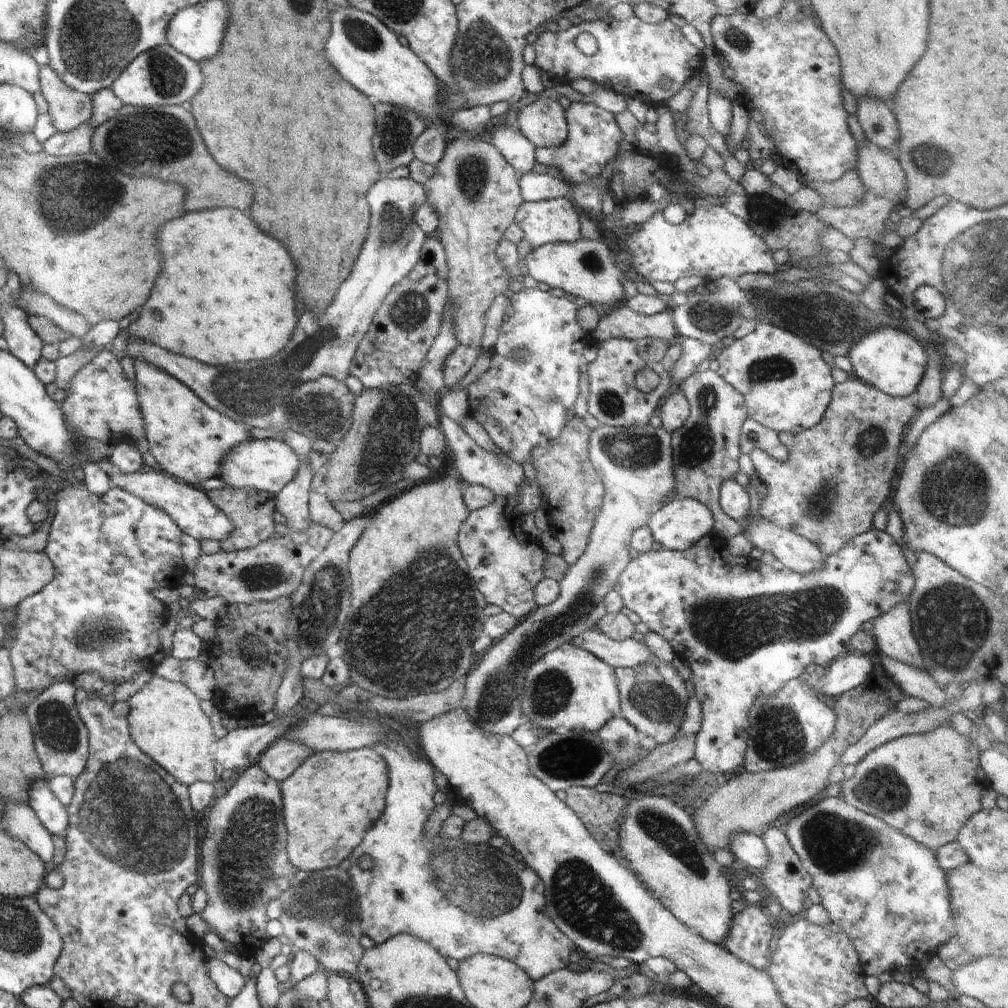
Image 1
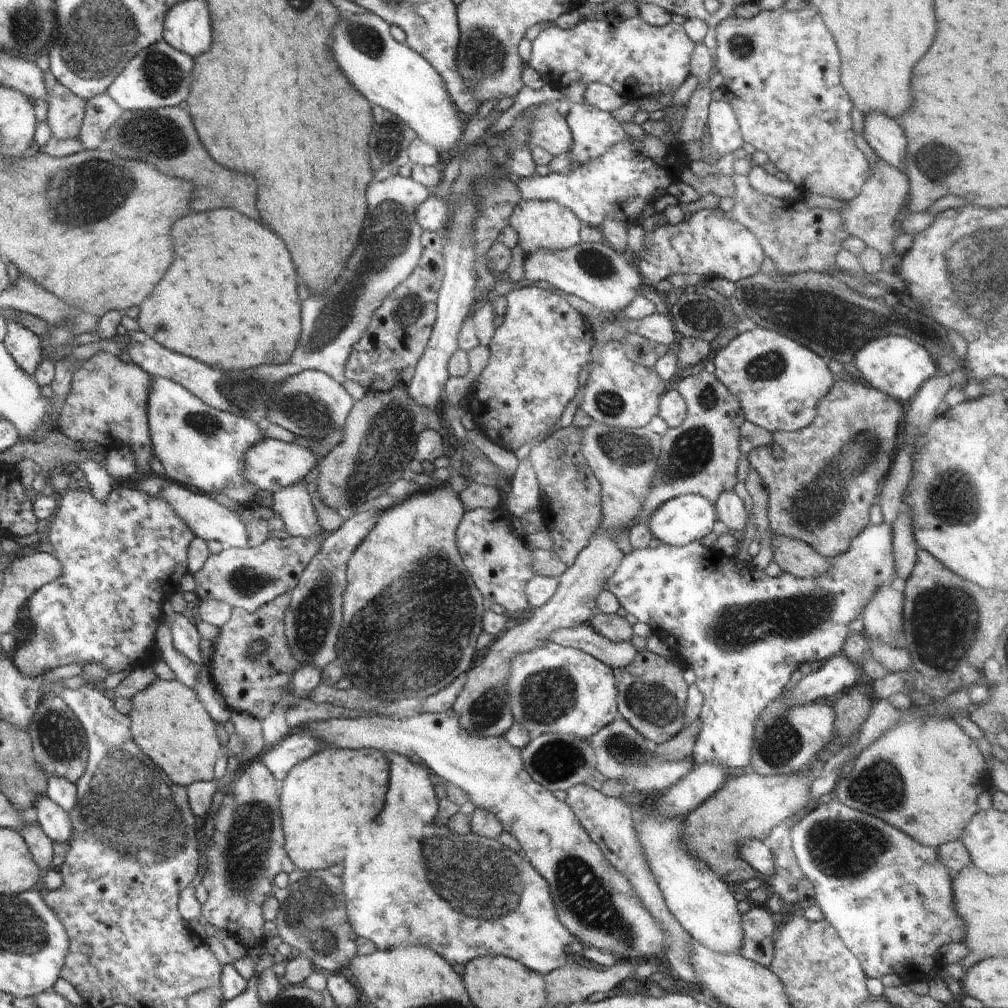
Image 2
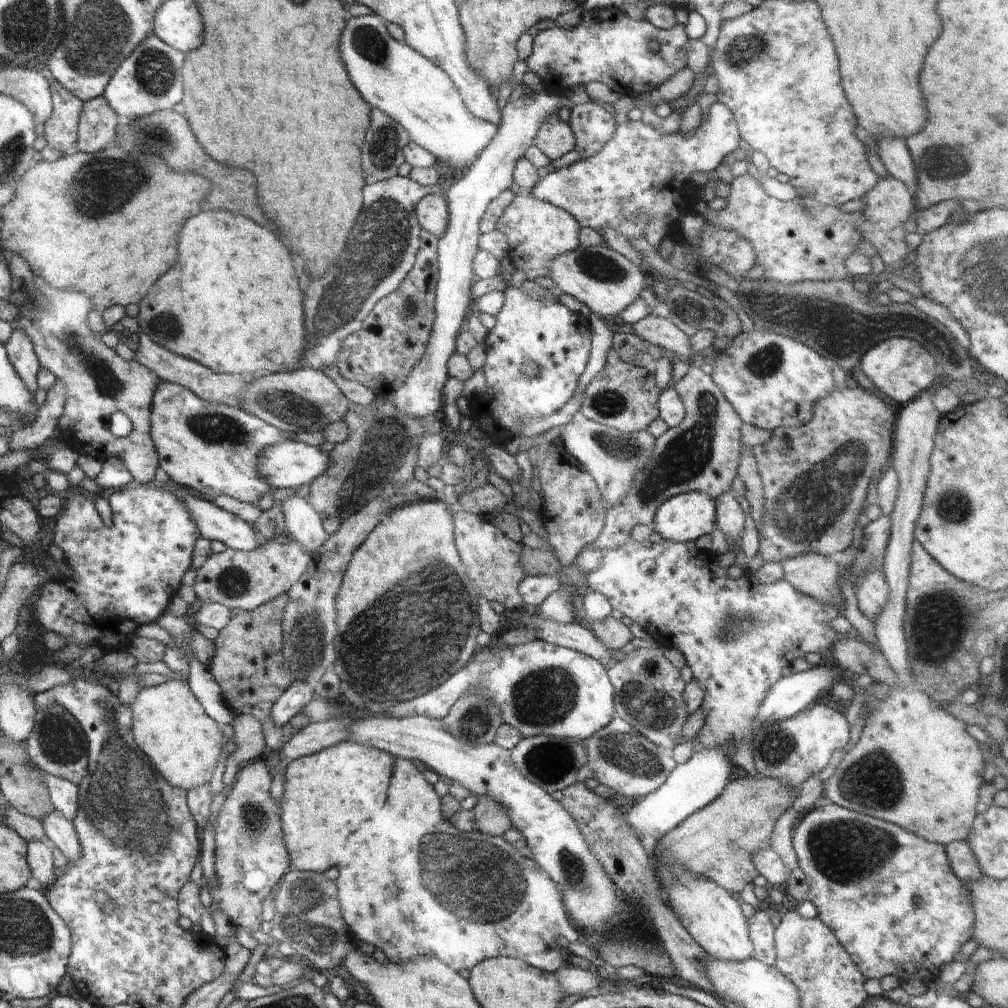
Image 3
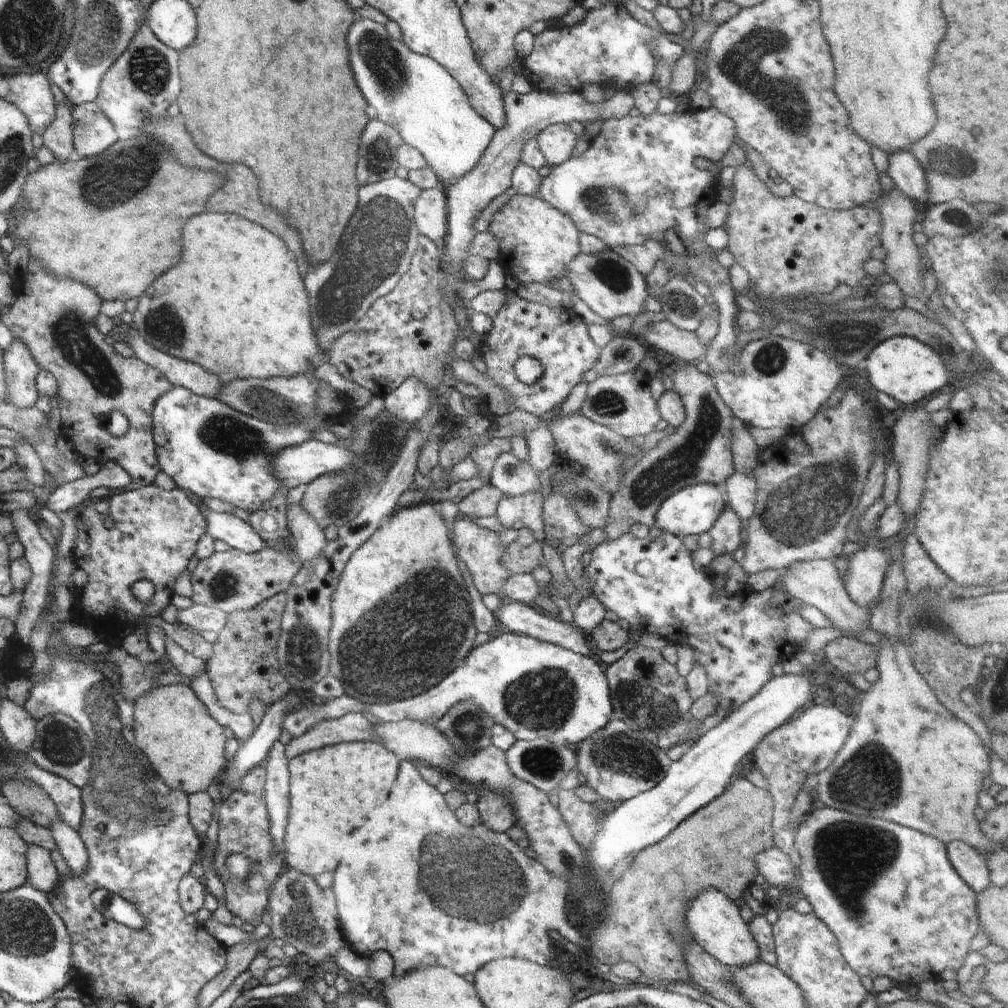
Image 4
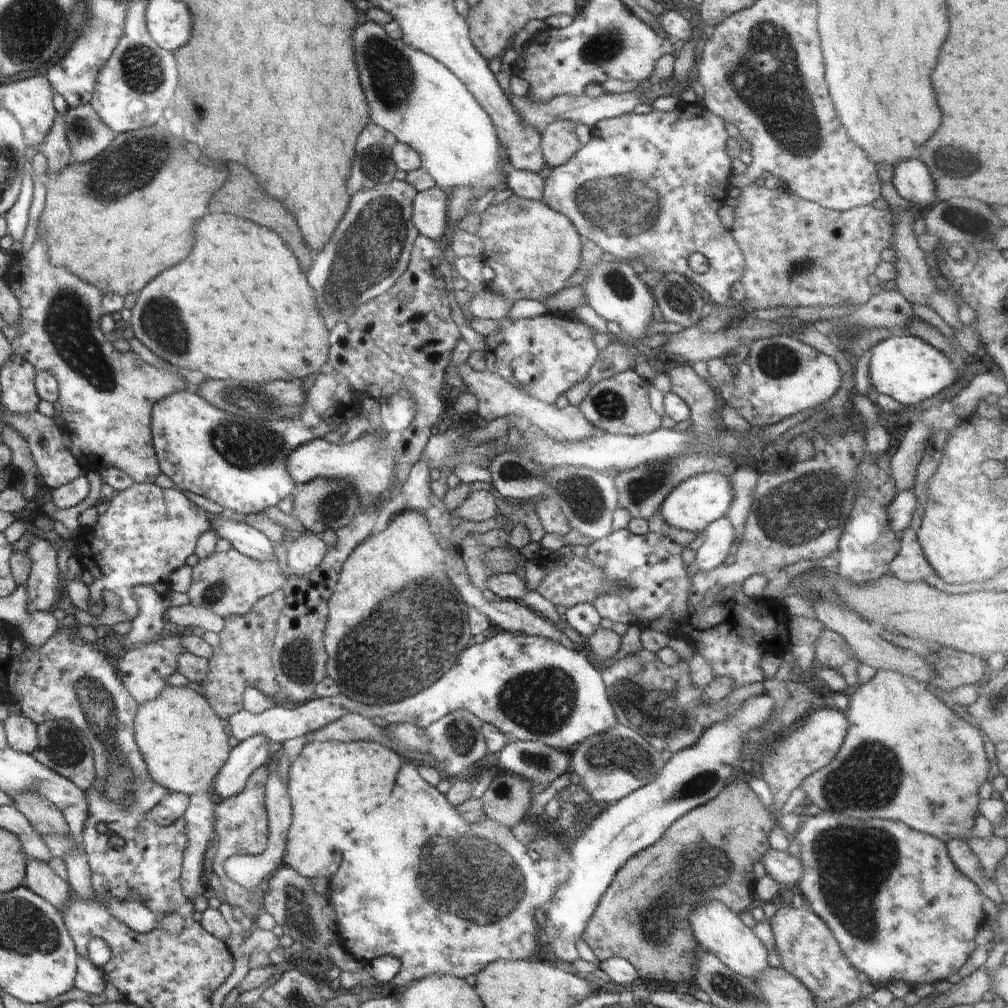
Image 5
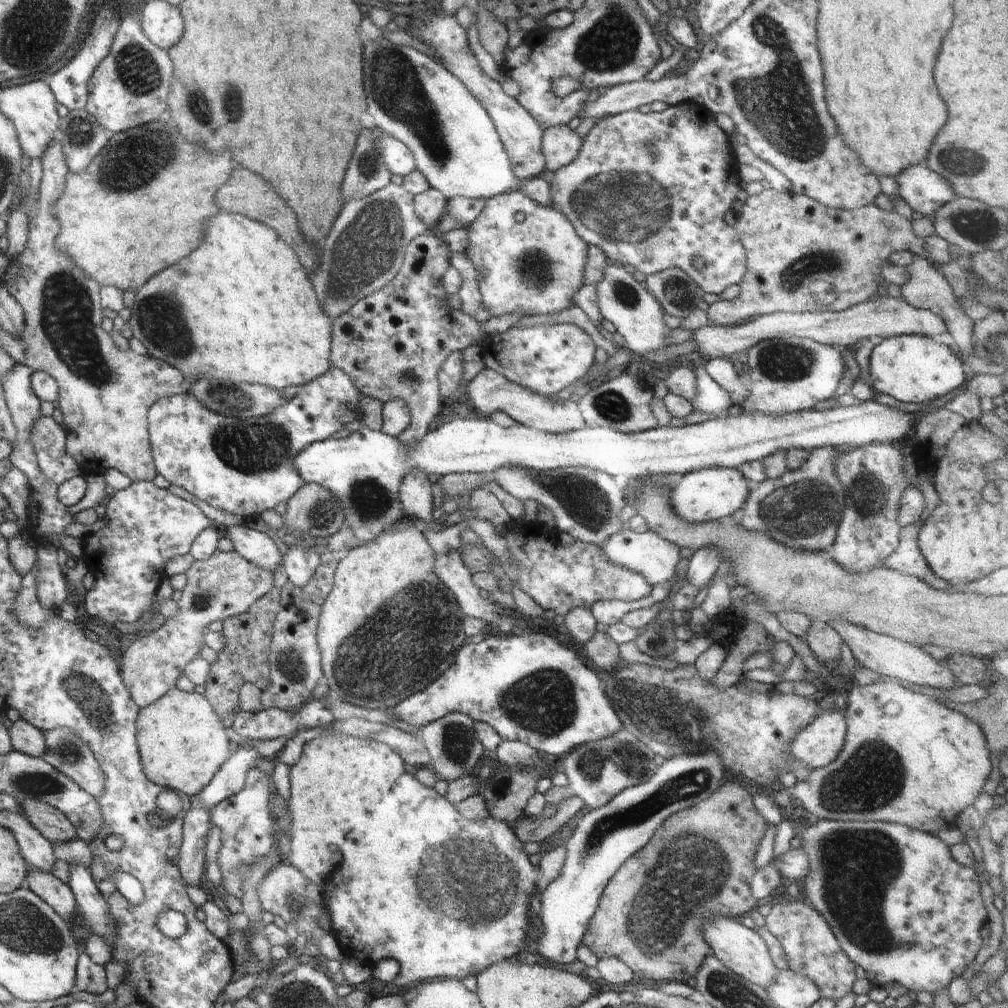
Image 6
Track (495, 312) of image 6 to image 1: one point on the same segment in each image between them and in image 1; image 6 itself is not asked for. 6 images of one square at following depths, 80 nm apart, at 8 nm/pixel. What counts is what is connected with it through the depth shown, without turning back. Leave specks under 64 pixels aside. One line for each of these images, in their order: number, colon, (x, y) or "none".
1: (554, 220)
2: (548, 225)
3: (537, 231)
4: (536, 242)
5: (533, 250)

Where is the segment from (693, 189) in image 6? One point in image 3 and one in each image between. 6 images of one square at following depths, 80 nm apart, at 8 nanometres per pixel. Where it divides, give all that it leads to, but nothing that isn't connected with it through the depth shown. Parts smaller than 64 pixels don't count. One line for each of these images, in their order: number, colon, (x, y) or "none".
3: (638, 174)
4: (638, 180)
5: (647, 187)

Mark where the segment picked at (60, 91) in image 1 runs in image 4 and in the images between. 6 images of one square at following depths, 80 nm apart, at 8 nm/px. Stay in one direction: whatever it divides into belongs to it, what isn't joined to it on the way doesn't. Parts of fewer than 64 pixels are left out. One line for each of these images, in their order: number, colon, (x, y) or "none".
2: (66, 111)
3: (61, 130)
4: (57, 138)

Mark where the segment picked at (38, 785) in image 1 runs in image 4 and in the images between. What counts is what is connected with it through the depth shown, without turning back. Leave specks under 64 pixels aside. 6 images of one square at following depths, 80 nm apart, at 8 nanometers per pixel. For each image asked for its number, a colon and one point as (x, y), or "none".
2: (55, 821)
3: (61, 831)
4: (70, 846)

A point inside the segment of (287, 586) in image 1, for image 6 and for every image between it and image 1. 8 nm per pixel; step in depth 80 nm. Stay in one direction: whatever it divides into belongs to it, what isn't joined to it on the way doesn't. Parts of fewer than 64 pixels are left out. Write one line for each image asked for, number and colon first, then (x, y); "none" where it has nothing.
2: (246, 577)
3: (240, 580)
4: (230, 581)
5: (228, 583)
6: (226, 584)

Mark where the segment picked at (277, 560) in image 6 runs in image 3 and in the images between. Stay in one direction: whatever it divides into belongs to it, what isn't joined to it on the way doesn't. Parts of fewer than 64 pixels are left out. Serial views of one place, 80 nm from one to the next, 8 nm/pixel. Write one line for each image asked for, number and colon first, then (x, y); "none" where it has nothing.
3: (213, 523)
4: (238, 534)
5: (247, 541)

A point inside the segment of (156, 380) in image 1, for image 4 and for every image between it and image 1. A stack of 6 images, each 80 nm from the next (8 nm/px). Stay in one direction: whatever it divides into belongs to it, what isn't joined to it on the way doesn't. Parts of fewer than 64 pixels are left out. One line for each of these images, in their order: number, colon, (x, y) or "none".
2: (198, 445)
3: (212, 449)
4: (208, 449)

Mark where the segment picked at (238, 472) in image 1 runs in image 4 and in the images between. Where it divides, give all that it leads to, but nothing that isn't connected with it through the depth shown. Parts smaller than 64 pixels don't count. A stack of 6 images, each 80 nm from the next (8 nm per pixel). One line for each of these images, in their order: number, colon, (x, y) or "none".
2: (270, 465)
3: (286, 465)
4: (300, 464)

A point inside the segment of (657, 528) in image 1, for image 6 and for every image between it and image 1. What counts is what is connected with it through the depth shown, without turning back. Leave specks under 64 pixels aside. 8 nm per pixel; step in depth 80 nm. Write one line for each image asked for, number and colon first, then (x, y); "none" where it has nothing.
2: (684, 519)
3: (687, 516)
4: (692, 510)
5: (694, 504)
6: (708, 495)

